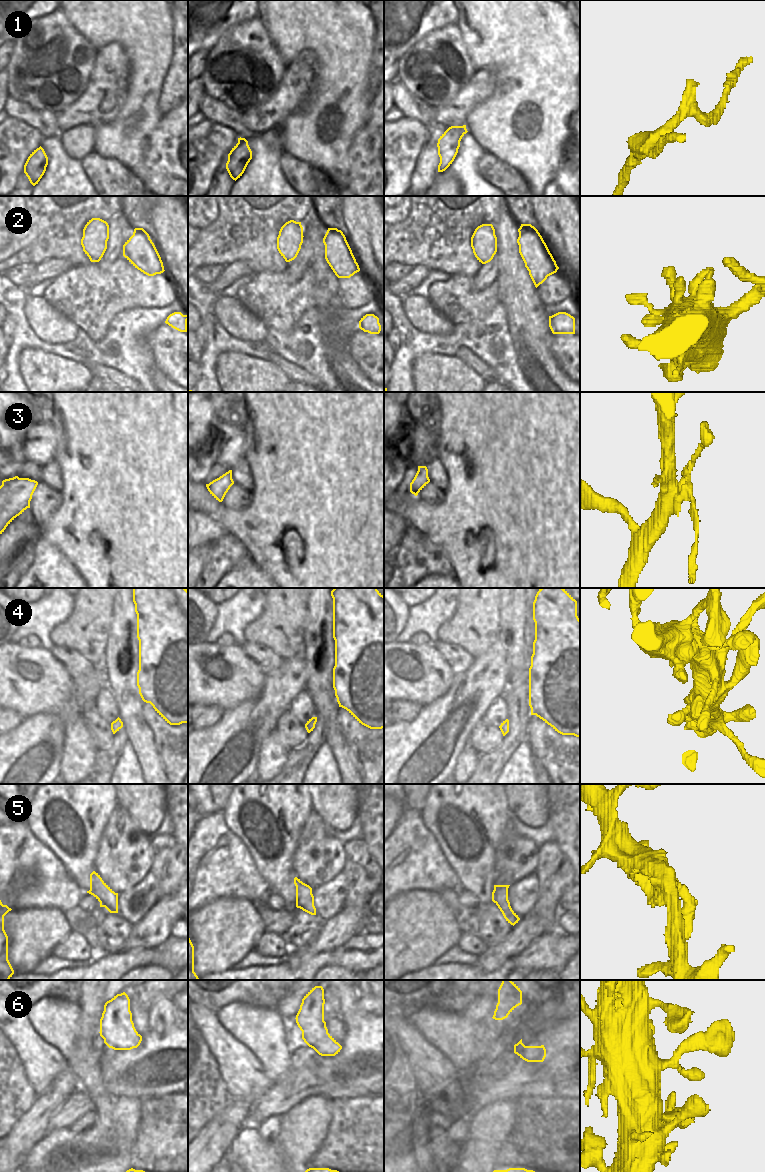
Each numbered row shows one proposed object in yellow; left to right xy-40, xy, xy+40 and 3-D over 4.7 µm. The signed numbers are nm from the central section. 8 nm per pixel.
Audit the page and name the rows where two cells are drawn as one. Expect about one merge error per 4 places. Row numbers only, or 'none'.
none

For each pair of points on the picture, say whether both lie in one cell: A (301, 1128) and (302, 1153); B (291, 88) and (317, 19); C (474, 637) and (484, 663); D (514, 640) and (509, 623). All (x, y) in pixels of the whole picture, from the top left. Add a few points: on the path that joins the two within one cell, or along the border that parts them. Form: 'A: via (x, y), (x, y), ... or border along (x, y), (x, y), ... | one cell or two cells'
A: via (301, 1134), (301, 1147) | one cell
B: border along (316, 55), (310, 50), (302, 50), (288, 64) | two cells
C: border along (497, 638), (481, 654), (475, 657) | two cells
D: via (514, 636), (511, 627) | one cell

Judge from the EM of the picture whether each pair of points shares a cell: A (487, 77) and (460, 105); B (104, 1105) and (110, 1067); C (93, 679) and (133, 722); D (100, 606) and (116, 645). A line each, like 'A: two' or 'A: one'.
A: one
B: two
C: two
D: two

